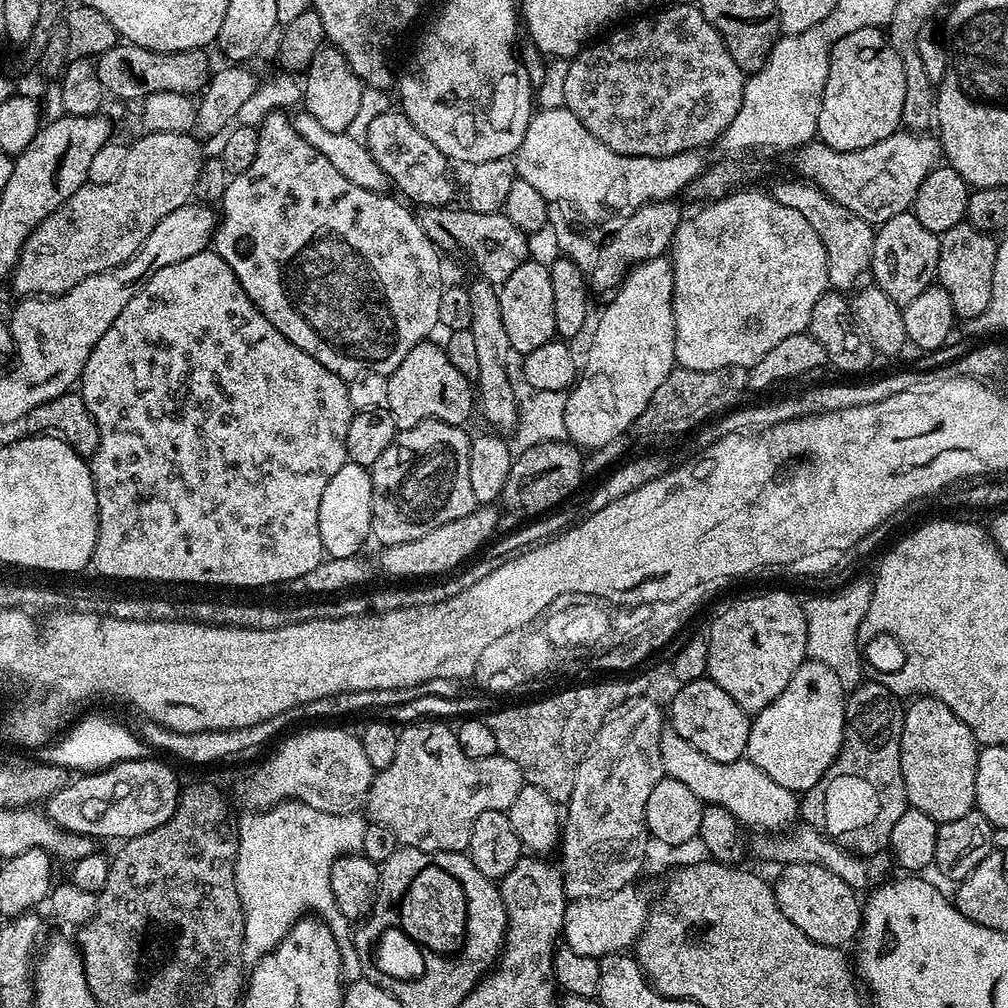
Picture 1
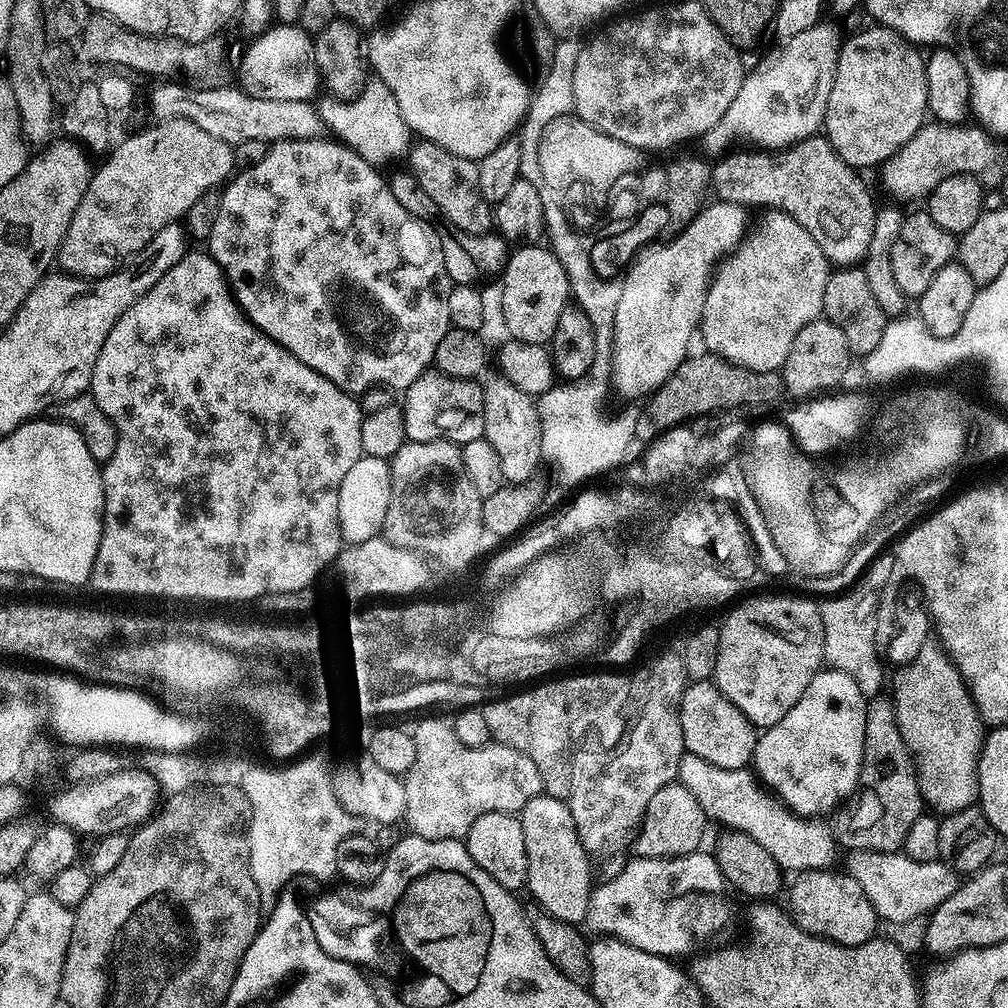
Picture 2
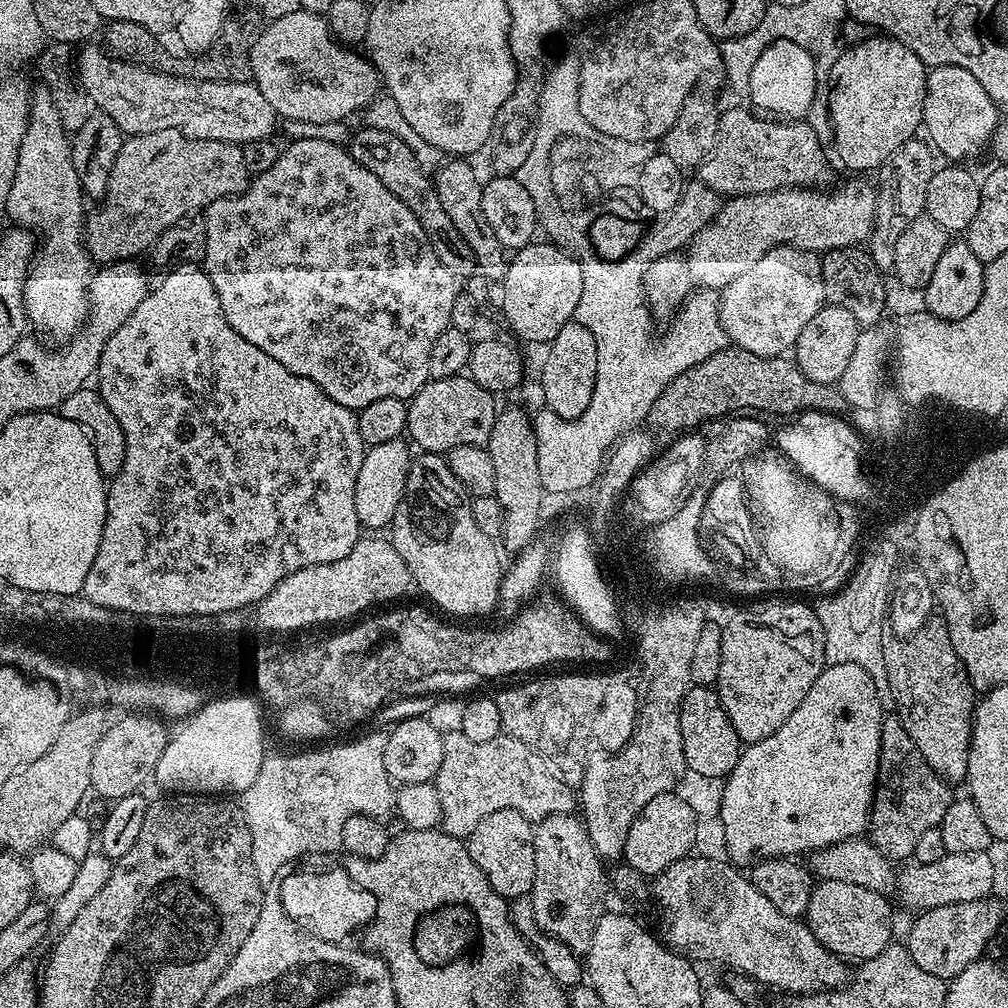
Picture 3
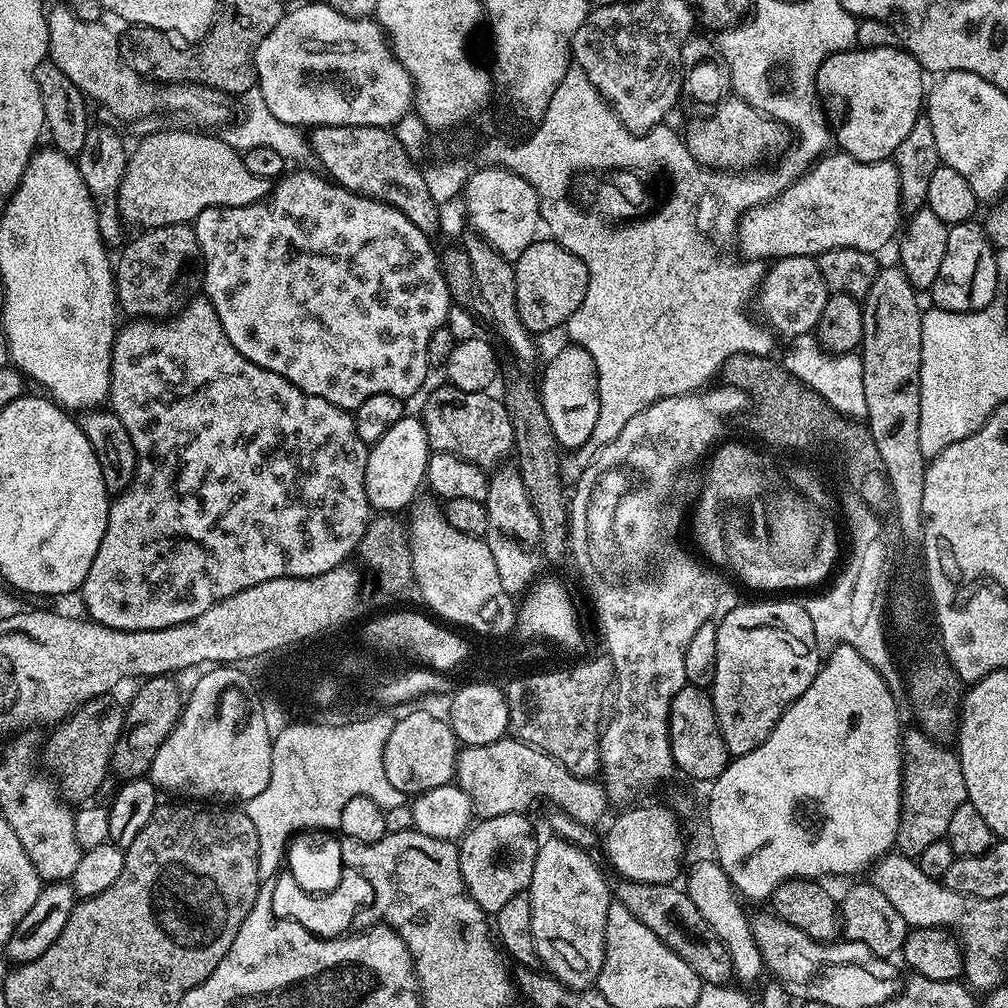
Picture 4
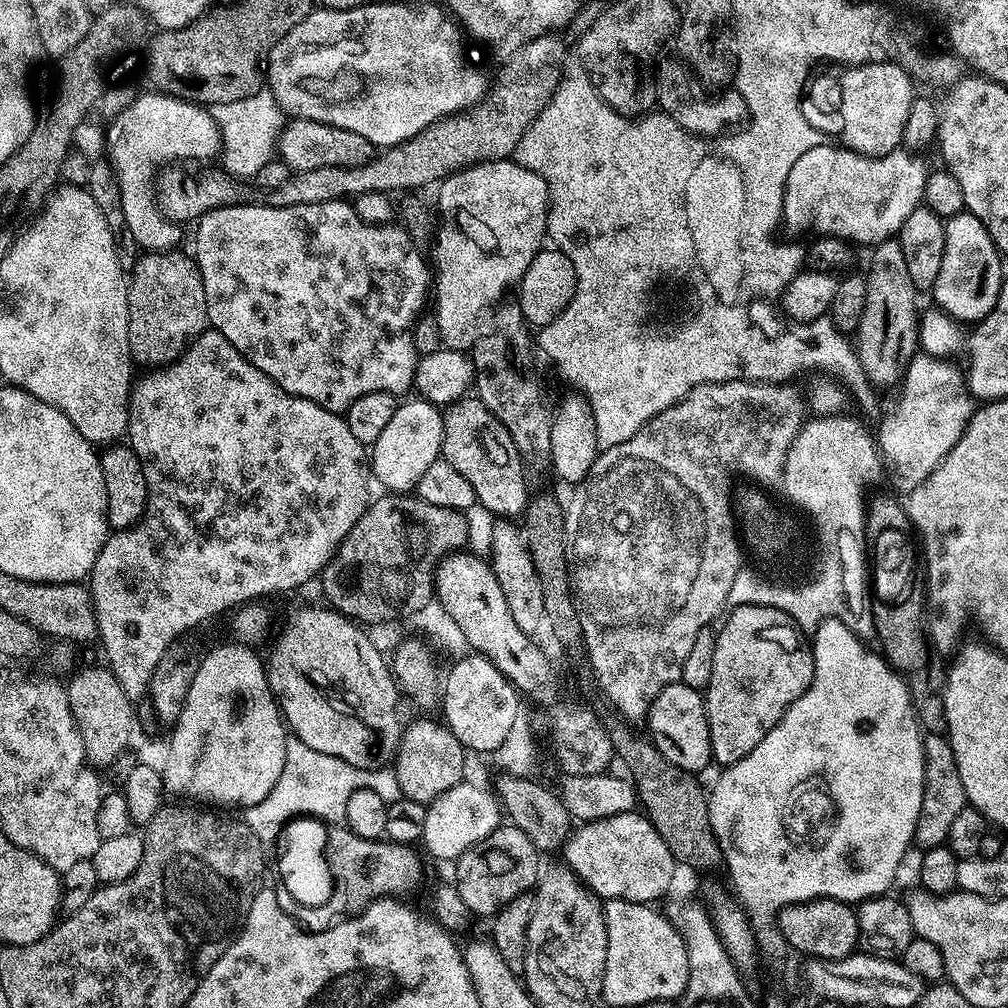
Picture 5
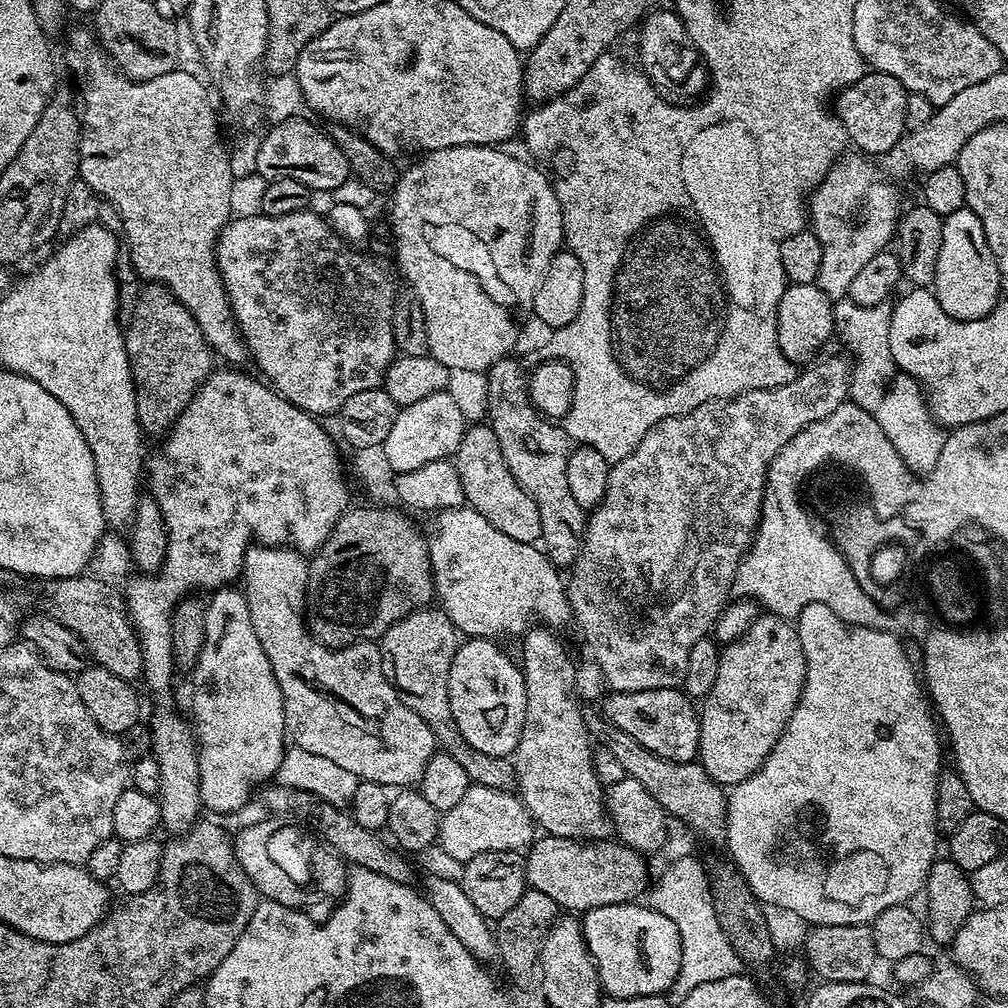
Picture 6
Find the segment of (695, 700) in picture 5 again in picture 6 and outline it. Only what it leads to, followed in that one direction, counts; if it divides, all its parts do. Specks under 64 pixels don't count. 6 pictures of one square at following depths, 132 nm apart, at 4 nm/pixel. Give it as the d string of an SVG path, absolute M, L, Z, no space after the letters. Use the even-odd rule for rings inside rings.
M651 688L641 692L614 692L609 691L608 695L603 697L602 715L609 724L612 724L618 730L626 730L630 738L635 738L637 742L642 742L646 750L666 758L670 762L693 763L700 754L700 713L693 697L680 688Z

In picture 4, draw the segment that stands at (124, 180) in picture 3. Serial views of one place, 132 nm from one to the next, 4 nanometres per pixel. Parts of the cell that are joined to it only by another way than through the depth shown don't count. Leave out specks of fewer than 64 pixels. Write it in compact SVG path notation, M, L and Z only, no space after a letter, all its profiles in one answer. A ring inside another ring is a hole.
M204 130L171 131L152 132L136 149L131 149L119 198L120 213L125 221L133 220L144 228L186 224L195 221L196 216L207 208L250 206L271 193L273 181L250 174L250 170L246 170L243 155L229 146L219 135L207 136L209 133Z

